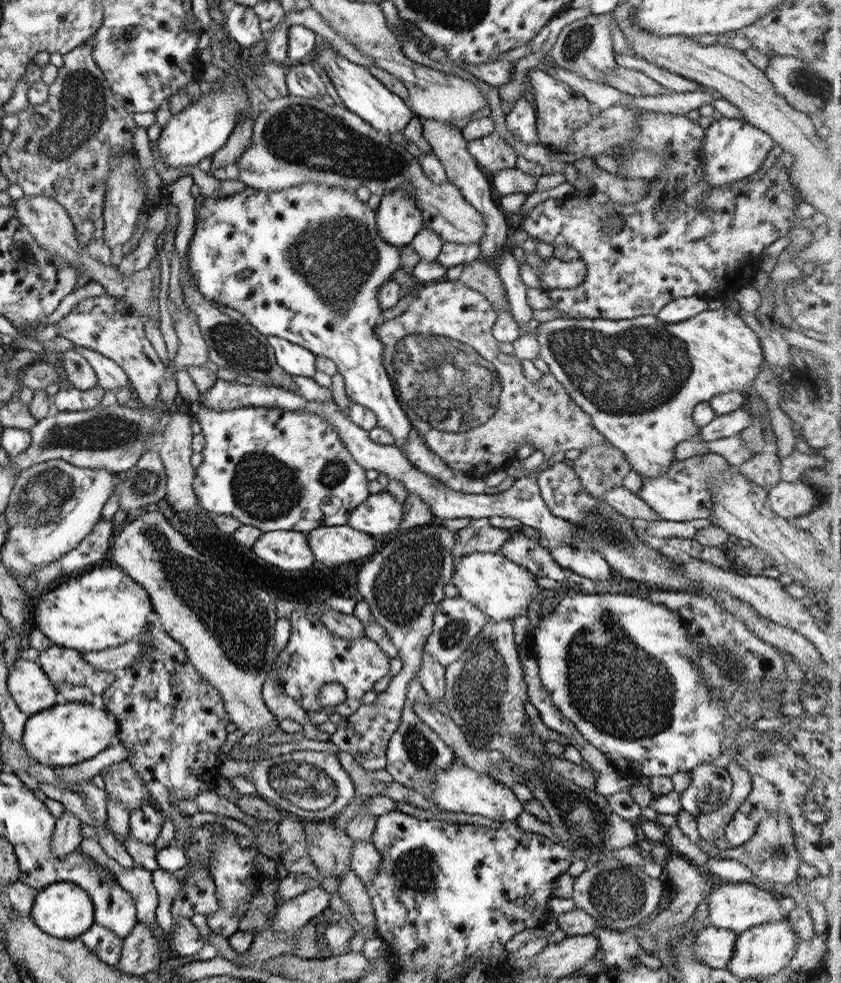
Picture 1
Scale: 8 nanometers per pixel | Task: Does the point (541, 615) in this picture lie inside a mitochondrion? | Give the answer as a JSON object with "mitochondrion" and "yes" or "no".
{"mitochondrion":"no"}

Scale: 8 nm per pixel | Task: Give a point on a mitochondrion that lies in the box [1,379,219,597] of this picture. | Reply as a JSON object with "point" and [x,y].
{"point":[42,500]}

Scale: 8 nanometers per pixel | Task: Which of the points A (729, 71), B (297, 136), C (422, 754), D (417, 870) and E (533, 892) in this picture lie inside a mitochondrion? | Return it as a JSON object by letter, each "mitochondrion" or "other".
{"A":"other","B":"mitochondrion","C":"mitochondrion","D":"mitochondrion","E":"other"}

